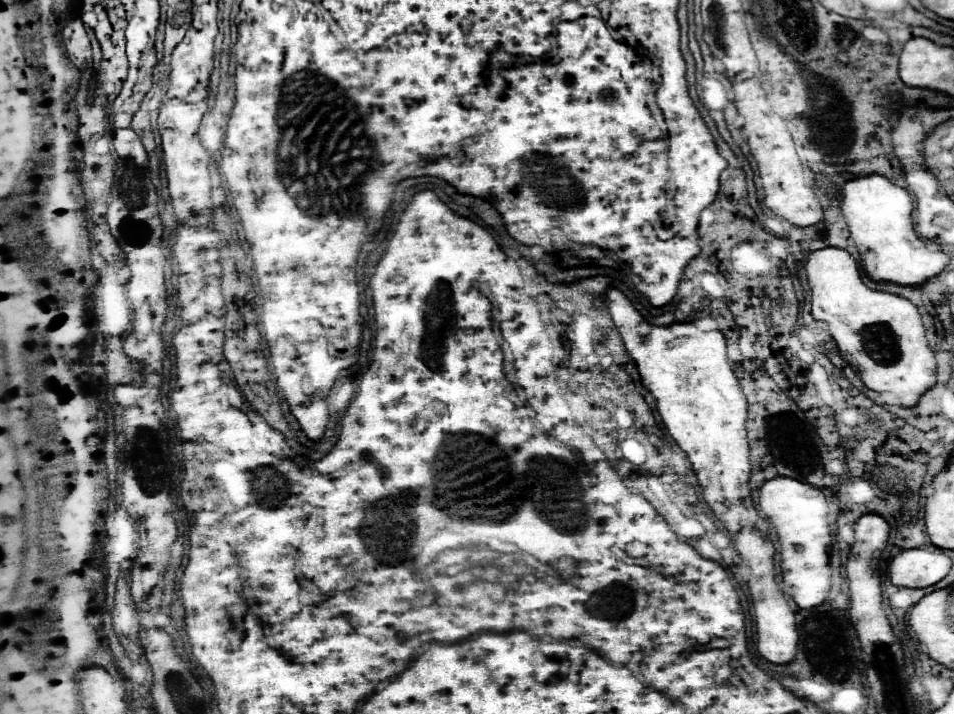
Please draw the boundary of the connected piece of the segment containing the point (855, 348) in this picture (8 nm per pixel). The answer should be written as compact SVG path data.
M825 247L825 249L811 251L805 261L805 273L811 285L813 319L827 323L829 333L833 335L841 357L861 375L863 383L877 393L883 393L883 391L895 393L899 397L899 405L903 407L917 405L919 397L937 383L937 377L935 377L937 363L935 363L933 351L927 345L925 327L921 323L921 315L917 307L905 297L869 289L859 275L855 259L845 249Z

